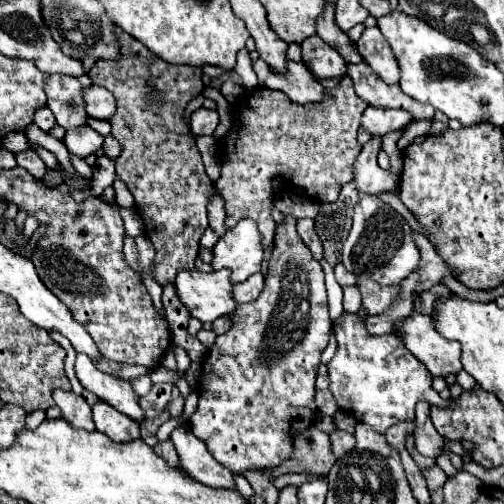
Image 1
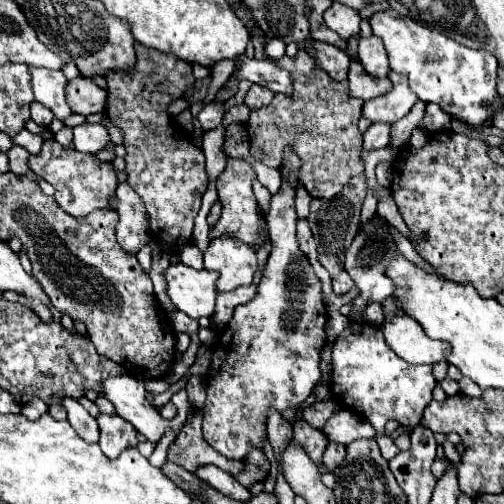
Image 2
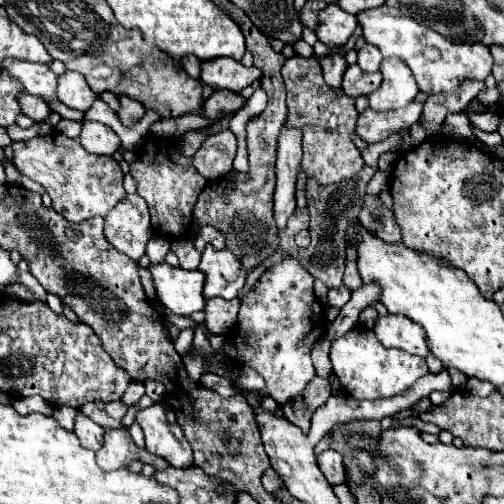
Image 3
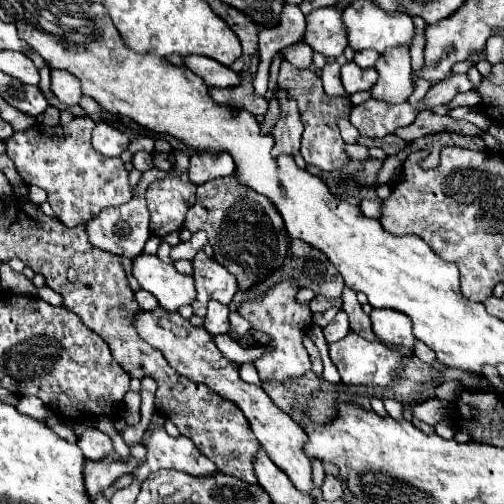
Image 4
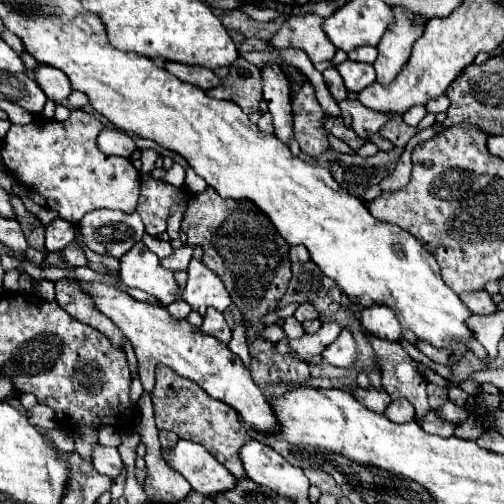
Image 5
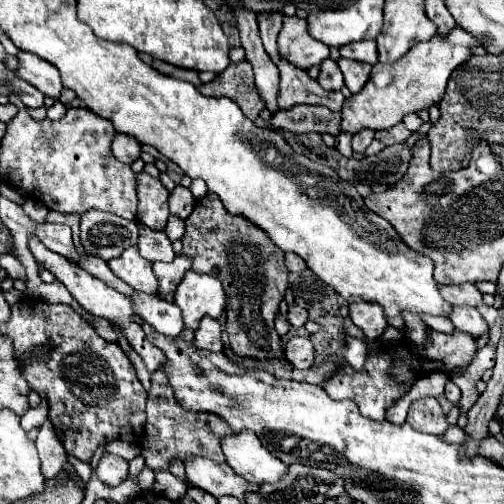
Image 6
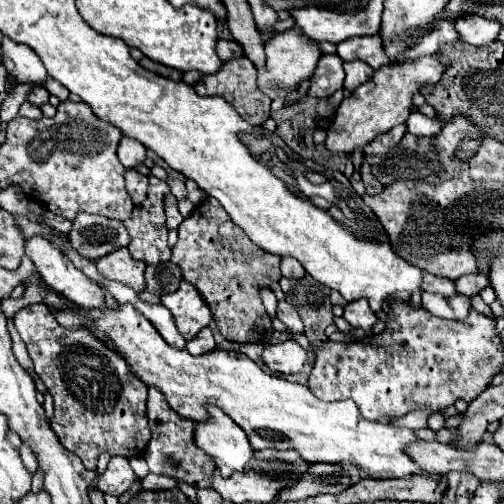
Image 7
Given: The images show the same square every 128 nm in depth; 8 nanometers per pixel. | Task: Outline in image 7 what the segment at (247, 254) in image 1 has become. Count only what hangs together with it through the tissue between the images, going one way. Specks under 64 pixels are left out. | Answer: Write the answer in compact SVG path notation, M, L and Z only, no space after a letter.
M186 280L180 282L176 292L162 296L162 304L172 312L176 326L186 340L192 340L202 328L212 322L212 312L208 304L204 304L204 298L200 298L196 286L186 284Z

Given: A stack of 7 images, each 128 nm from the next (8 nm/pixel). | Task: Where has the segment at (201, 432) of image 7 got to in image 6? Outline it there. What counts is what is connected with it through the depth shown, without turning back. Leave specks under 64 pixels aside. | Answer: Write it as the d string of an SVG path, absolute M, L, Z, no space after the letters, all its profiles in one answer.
M244 430L236 436L226 436L222 450L232 470L252 484L276 484L288 472L288 466L272 456L254 432Z

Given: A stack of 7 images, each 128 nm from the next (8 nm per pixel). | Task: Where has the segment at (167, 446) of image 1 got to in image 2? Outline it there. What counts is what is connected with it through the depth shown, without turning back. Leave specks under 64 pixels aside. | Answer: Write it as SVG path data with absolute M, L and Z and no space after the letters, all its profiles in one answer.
M194 408L190 410L188 420L182 426L178 438L169 446L167 461L186 468L188 472L194 472L198 466L204 466L204 464L216 464L218 468L222 468L232 476L238 476L238 472L244 472L242 462L234 462L220 456L202 440L202 412Z

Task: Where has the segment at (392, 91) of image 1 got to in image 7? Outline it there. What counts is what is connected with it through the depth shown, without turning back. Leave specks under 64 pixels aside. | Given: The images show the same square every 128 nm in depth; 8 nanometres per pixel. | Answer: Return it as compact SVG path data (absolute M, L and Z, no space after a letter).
M352 60L352 62L344 62L344 72L346 72L346 80L344 80L344 88L354 92L360 84L368 82L374 74L374 70L360 60Z

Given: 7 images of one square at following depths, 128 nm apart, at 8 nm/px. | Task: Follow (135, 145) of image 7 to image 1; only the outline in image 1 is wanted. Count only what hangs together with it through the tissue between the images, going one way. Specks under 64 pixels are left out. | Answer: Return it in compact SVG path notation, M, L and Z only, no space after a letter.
M90 126L70 128L70 130L66 130L66 136L64 136L64 144L66 144L68 152L72 152L80 158L96 154L102 148L102 142L104 142L104 136L100 136Z

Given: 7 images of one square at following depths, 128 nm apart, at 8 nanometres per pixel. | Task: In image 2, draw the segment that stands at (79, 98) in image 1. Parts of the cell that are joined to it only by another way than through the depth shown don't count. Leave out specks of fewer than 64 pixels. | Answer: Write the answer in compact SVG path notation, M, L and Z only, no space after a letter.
M32 68L32 90L40 104L48 106L58 120L66 120L72 116L72 110L66 102L66 84L68 78L64 72L44 70L44 68Z

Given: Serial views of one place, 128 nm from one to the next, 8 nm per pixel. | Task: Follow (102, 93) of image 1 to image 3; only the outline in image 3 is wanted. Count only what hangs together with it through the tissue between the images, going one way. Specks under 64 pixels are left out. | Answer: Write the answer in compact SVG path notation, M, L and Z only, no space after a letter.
M66 70L60 78L58 78L58 98L60 102L64 102L68 108L86 112L94 100L98 98L90 88L88 82L84 80L84 76L80 76L78 72L70 72Z

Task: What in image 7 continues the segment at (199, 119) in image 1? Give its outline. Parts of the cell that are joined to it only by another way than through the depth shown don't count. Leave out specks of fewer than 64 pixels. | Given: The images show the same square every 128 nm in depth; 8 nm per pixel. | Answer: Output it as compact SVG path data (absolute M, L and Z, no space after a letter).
M236 58L236 60L224 62L224 66L216 74L202 76L202 80L194 86L194 90L200 96L222 96L222 98L226 98L248 124L260 126L264 120L270 118L270 100L268 100L268 96L264 96L260 92L258 84L256 84L256 76L258 76L258 72L248 58Z

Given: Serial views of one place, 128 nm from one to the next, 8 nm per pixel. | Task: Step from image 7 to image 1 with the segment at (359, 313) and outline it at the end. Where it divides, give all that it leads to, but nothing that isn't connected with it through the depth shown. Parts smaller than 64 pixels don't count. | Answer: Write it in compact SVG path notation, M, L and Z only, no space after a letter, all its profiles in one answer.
M412 314L404 320L404 344L406 348L428 366L434 378L446 378L448 374L458 374L460 364L460 344L436 334L430 316Z

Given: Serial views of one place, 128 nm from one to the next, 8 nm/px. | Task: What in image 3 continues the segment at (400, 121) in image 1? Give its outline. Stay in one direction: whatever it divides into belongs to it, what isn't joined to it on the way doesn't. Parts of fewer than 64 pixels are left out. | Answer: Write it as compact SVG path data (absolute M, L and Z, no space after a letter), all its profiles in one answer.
M398 58L382 60L380 72L384 76L382 86L368 96L370 108L374 112L388 112L404 108L418 94L418 86L408 66L400 64Z

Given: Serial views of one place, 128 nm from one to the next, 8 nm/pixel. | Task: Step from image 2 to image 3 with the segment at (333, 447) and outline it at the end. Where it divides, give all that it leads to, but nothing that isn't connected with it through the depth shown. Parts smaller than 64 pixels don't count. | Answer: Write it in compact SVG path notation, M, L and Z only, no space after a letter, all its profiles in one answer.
M324 450L322 454L318 454L318 466L330 484L342 484L344 482L342 458L344 456L336 450Z

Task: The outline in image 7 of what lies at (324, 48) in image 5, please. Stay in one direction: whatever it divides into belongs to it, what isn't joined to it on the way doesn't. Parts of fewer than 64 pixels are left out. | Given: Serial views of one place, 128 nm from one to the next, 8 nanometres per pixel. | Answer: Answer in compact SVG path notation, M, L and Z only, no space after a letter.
M290 28L284 32L274 34L266 44L266 68L262 72L258 72L258 88L270 98L282 98L286 96L290 90L294 90L298 86L300 80L310 78L316 70L316 64L322 56L320 46L316 44L316 40L308 40L302 36L300 28Z

